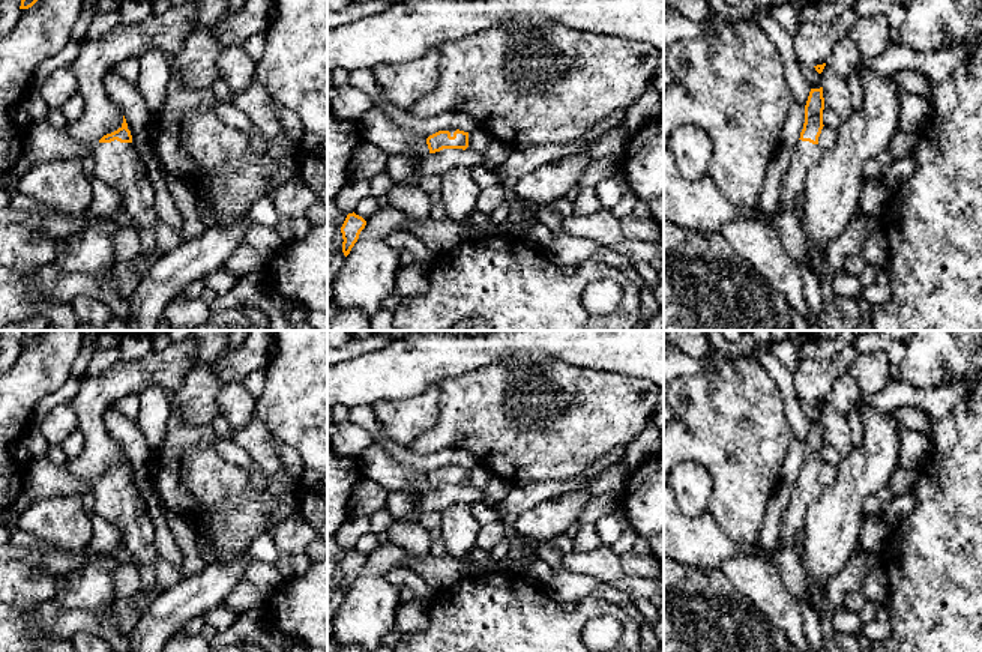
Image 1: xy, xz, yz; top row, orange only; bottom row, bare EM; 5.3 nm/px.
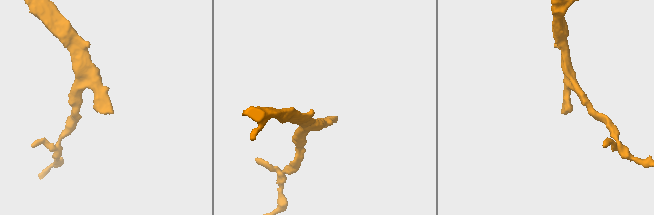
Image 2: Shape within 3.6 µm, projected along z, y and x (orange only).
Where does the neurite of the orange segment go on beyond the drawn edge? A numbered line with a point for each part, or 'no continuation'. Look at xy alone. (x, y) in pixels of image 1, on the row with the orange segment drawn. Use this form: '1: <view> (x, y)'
1: xy (117, 164)

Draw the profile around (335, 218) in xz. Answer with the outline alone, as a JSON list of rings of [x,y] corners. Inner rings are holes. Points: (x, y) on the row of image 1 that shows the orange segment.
[[[327,200],[327,264],[335,258],[342,246],[341,227],[348,213],[339,210],[333,200]]]

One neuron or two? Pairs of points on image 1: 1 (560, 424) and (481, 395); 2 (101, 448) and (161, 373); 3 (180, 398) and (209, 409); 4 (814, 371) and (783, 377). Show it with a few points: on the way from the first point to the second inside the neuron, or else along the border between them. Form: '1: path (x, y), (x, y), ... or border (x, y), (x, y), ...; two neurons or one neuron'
1: path (541, 407), (518, 400), (508, 407), (500, 407); one neuron
2: path (96, 421), (96, 406), (125, 377), (134, 377); one neuron
3: path (188, 398), (194, 398), (201, 406); one neuron
4: border (792, 373), (795, 391), (799, 397); two neurons

